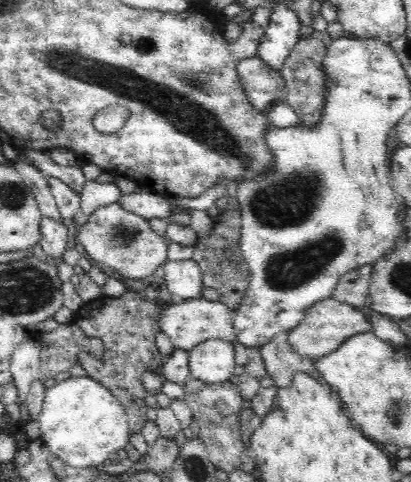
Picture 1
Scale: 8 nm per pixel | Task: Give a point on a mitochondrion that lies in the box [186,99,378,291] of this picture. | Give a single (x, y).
(289, 202)

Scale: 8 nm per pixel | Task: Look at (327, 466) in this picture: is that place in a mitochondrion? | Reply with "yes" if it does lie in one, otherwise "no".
no

